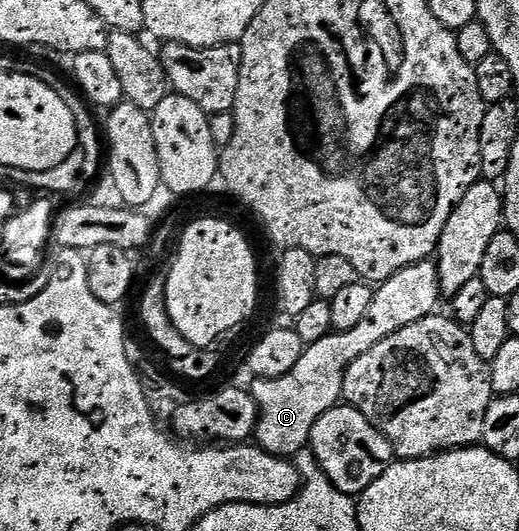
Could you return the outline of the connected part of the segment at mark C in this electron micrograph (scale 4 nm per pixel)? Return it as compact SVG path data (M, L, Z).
M432 260L421 261L401 269L394 277L376 286L369 315L346 333L336 331L308 346L295 367L283 377L254 380L251 385L257 401L259 416L255 441L274 457L292 458L301 448L310 444L315 423L329 409L334 409L343 397L345 371L351 363L371 351L385 337L400 329L419 323L424 317L434 316L437 300L442 300L441 284L437 281L437 267Z

